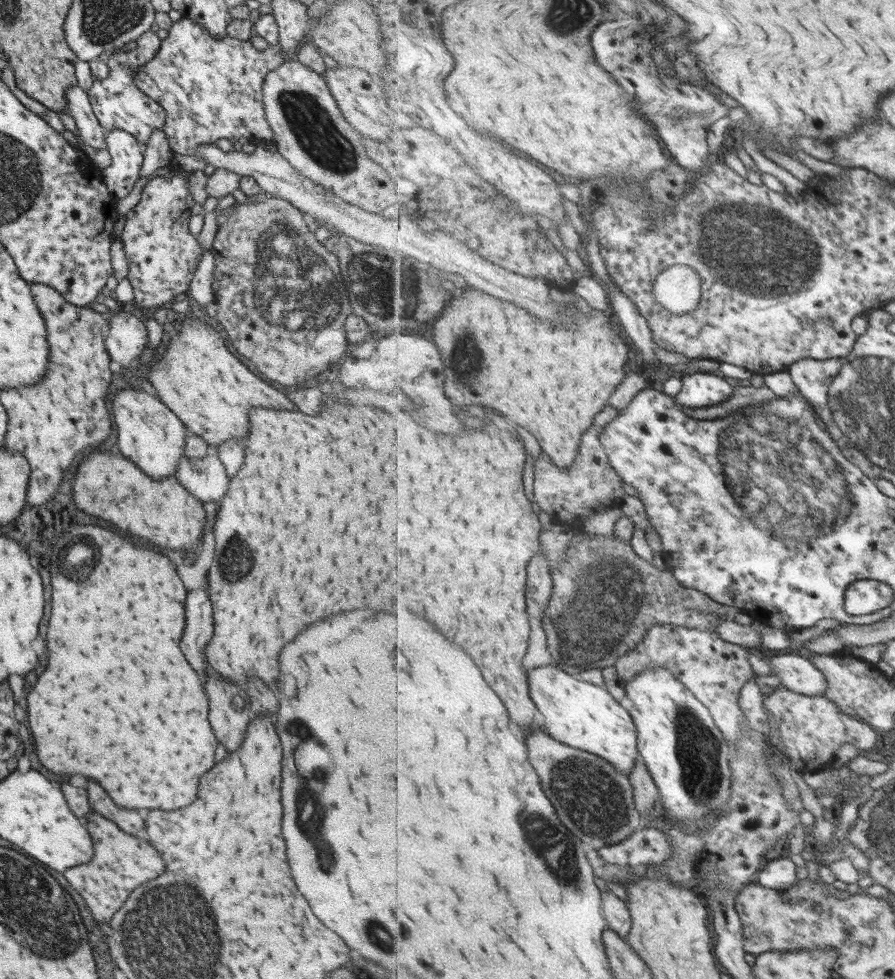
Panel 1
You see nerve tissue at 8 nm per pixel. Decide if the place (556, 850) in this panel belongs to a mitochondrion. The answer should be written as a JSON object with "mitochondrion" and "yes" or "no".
{"mitochondrion":"yes"}

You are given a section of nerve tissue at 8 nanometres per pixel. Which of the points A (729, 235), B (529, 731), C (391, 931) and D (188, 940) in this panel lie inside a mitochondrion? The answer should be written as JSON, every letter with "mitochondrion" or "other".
{"A":"mitochondrion","B":"other","C":"mitochondrion","D":"mitochondrion"}

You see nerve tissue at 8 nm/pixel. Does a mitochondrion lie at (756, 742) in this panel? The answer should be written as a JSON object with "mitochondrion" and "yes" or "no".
{"mitochondrion":"no"}

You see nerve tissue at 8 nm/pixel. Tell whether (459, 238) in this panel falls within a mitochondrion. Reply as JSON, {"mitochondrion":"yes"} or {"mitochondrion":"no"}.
{"mitochondrion":"no"}

